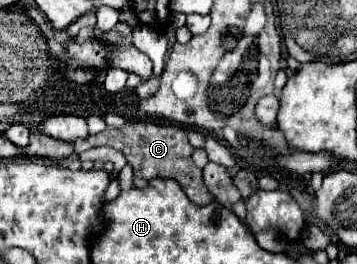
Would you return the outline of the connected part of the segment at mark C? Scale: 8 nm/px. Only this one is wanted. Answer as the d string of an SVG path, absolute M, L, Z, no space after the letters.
M128 122L122 128L106 126L104 132L94 134L94 136L90 134L88 138L74 142L74 150L78 154L82 150L92 148L92 146L112 146L112 148L122 150L126 154L128 164L134 166L134 186L136 188L144 188L152 178L158 178L158 176L160 178L174 178L176 182L180 182L186 196L194 204L208 204L210 200L214 200L202 182L202 170L196 168L196 164L190 158L194 148L190 146L188 136L186 136L186 128L182 128L182 126L152 124L152 122Z

